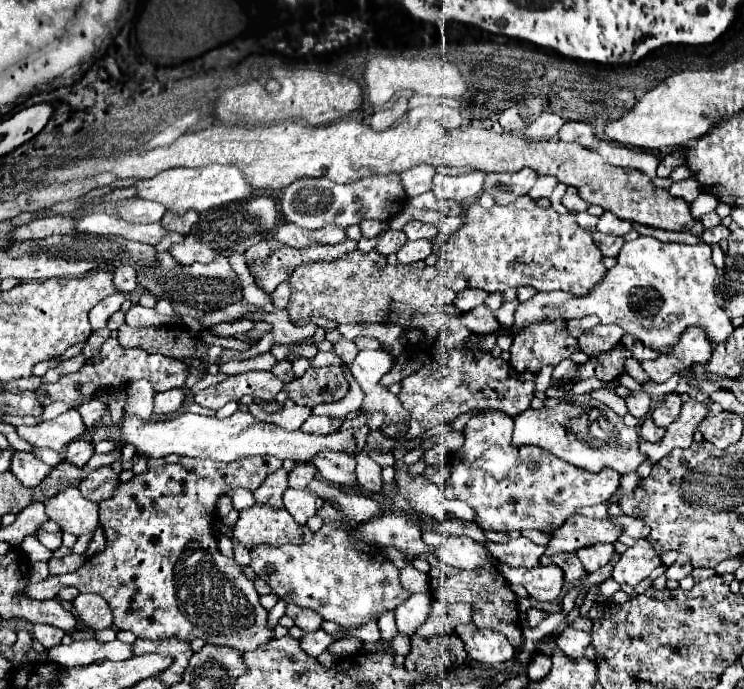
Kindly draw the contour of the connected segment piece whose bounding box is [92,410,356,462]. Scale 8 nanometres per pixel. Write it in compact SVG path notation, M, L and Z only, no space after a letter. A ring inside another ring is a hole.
M236 410L230 418L218 420L214 416L198 416L192 412L184 412L174 420L166 422L140 422L138 418L124 418L122 426L96 426L94 428L94 438L92 444L98 444L110 434L110 438L118 444L134 444L138 448L140 456L148 458L164 458L168 454L178 454L178 456L196 456L196 458L212 458L218 462L234 462L246 456L276 456L280 460L294 460L294 462L310 462L316 454L324 450L332 452L344 452L354 456L354 436L348 430L338 430L334 434L304 434L302 430L288 432L280 428L278 424L272 422L260 422L256 420L250 412Z

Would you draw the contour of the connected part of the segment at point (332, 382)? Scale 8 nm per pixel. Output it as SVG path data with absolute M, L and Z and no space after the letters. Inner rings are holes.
M342 366L328 368L308 368L302 378L296 378L282 388L294 404L316 406L322 402L342 400L348 392L348 382L344 378Z

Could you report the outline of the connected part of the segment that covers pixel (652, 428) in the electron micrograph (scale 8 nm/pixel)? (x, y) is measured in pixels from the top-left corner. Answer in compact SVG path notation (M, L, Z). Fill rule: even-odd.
M644 418L642 424L640 424L640 436L644 440L652 440L652 442L660 442L660 438L664 438L664 428L658 428L650 418Z

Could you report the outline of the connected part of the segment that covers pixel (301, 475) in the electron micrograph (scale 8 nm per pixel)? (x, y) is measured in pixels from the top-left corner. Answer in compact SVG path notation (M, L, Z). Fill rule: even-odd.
M296 464L296 468L292 472L288 472L288 486L290 488L306 488L314 476L316 476L316 466Z

